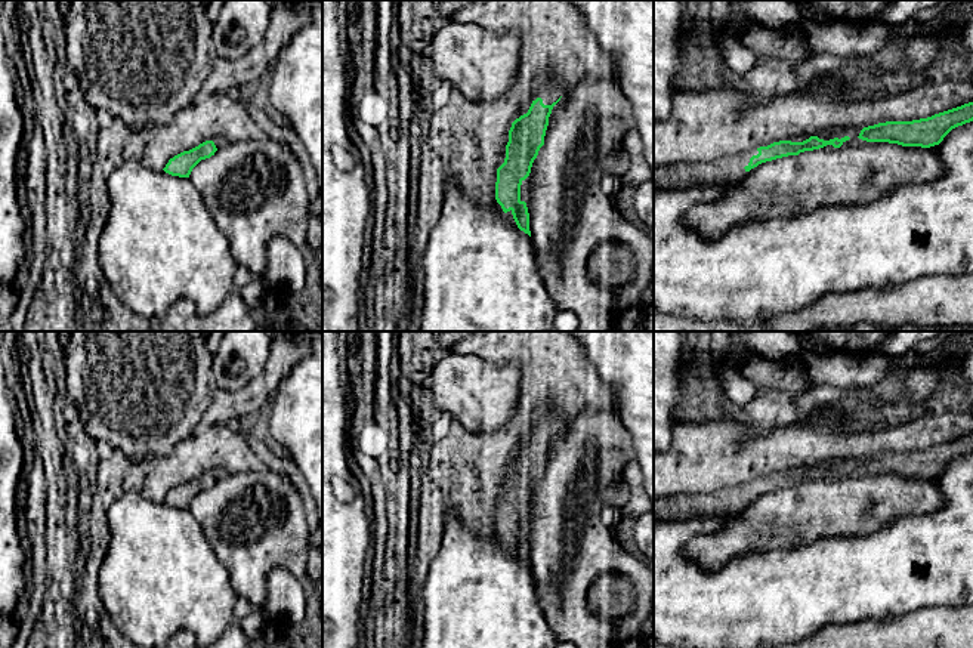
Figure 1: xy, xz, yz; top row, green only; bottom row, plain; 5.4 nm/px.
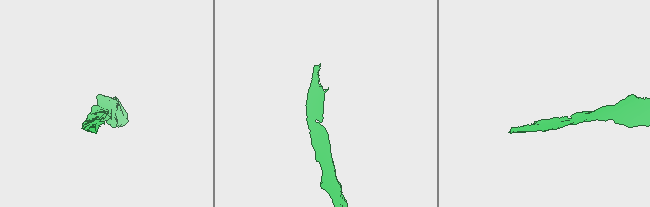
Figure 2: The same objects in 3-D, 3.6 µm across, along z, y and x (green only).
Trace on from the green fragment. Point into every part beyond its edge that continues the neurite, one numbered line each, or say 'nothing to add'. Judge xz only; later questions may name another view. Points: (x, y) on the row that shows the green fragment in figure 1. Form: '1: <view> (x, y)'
1: xz (550, 90)

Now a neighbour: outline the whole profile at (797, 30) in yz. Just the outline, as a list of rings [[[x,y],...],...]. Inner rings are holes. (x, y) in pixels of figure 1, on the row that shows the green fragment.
[[[801,21],[791,25],[785,25],[784,22],[778,22],[773,25],[776,37],[784,40],[799,38],[801,41],[801,49],[809,55],[809,58],[818,53],[813,46],[813,37],[810,34],[810,30]]]

